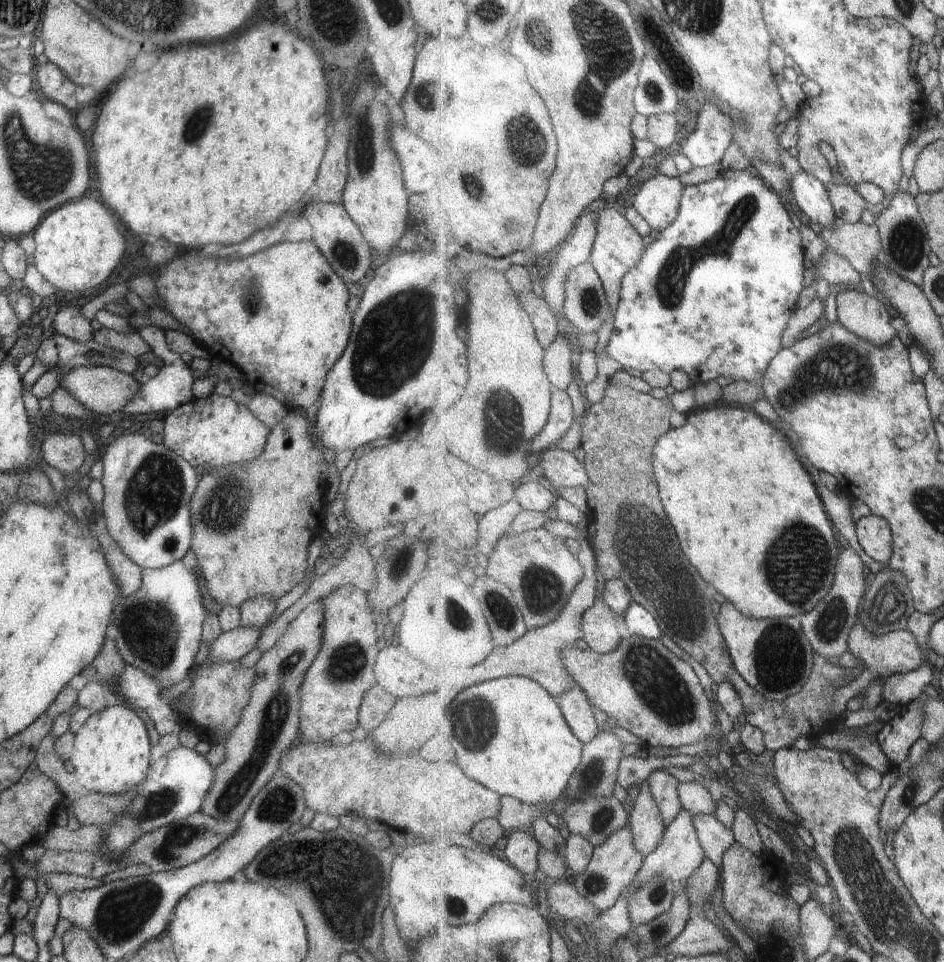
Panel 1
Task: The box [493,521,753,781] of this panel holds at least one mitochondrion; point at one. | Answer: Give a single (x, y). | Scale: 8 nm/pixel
(657, 681)

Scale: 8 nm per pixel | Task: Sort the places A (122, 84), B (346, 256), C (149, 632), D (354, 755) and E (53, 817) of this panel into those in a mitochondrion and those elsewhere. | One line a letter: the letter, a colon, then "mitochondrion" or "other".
A: other
B: mitochondrion
C: mitochondrion
D: other
E: other

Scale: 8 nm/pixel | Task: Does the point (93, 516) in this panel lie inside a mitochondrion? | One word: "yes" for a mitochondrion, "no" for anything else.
no

